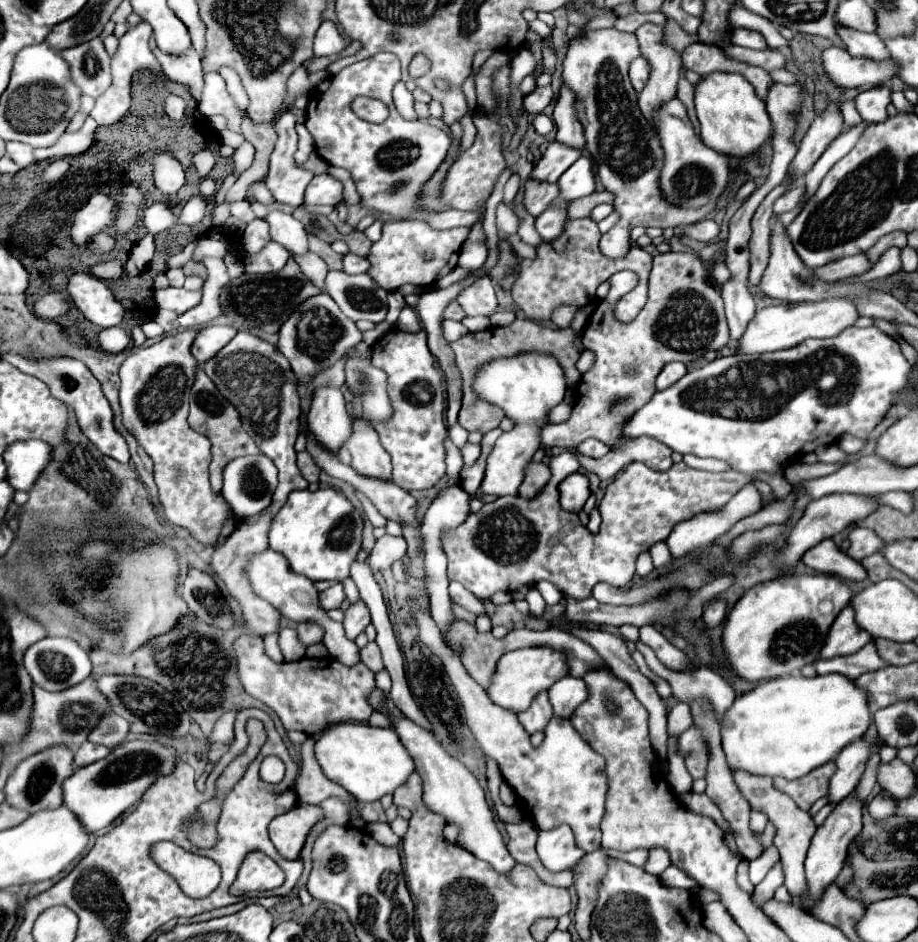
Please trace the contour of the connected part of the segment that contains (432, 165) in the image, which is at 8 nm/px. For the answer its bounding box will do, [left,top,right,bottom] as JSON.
[305,53,484,229]

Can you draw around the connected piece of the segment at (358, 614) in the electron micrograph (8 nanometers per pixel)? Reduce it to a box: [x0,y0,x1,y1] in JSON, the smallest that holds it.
[343,599,371,641]

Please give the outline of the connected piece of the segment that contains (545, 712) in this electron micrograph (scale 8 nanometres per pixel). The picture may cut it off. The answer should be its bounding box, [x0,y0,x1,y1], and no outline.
[517,691,553,733]

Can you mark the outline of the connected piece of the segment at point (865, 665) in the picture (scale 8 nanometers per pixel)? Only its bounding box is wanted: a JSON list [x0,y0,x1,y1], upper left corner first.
[815,643,887,679]

